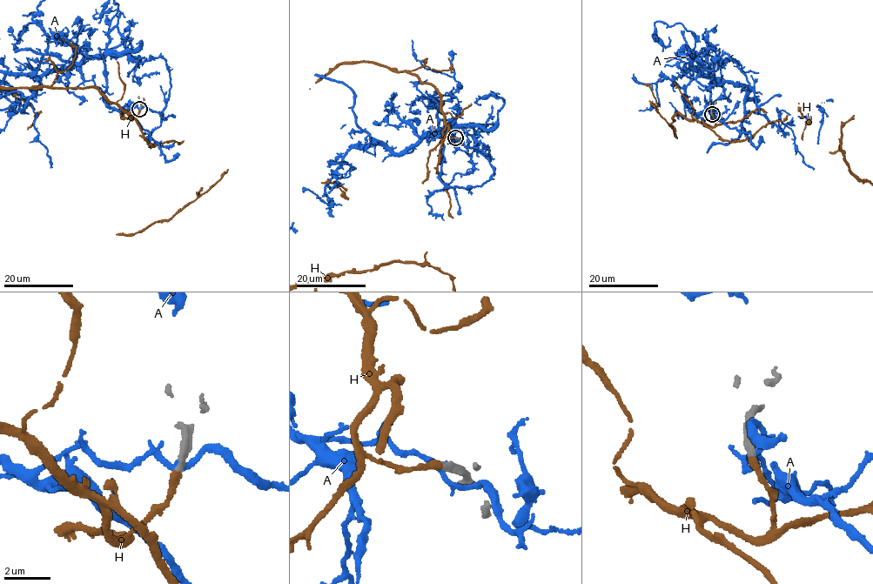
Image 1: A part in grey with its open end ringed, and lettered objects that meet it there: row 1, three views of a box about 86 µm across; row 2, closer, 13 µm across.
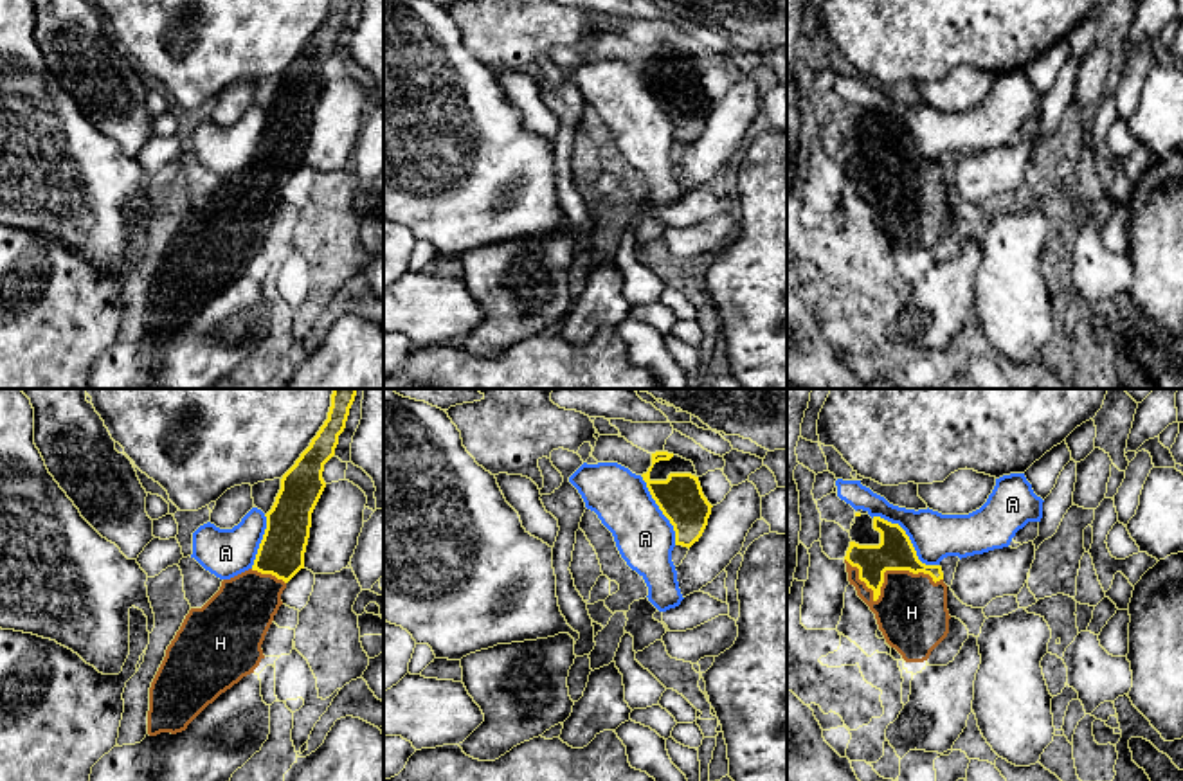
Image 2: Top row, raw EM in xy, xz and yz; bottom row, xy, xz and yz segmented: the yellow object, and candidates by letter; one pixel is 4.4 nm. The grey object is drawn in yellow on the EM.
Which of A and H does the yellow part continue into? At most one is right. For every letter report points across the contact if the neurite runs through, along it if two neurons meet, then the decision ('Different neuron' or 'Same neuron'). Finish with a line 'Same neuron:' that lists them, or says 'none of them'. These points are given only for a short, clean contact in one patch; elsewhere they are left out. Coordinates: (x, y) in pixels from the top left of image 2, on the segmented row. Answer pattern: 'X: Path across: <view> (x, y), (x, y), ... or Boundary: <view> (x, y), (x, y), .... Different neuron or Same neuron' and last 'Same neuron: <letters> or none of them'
A: Different neuron
H: Same neuron
Same neuron: H

